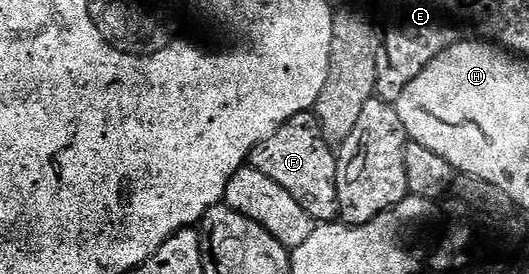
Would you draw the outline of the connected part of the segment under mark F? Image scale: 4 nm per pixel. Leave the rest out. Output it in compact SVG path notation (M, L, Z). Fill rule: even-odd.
M313 112L292 115L292 119L288 119L260 143L256 143L256 147L250 149L248 165L249 168L260 171L260 175L268 175L268 179L280 183L280 187L284 187L284 191L288 191L292 199L296 199L296 203L300 203L300 207L304 207L304 211L312 215L315 223L330 223L338 217L338 196L336 195L338 158L335 150L324 139L318 118Z

